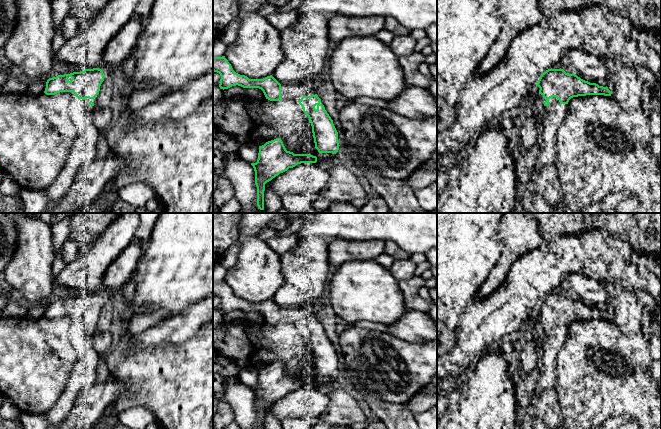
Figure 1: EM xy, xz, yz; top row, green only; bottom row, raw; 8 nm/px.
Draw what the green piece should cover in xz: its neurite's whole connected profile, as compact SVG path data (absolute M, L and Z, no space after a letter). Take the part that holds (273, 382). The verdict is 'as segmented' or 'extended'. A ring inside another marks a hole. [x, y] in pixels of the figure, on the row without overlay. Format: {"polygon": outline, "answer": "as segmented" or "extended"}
{"polygon": "M280 362L259 370L257 386L251 387L255 395L257 429L264 429L264 415L267 406L298 388L316 386L317 381L311 378L294 378L287 375Z", "answer": "as segmented"}

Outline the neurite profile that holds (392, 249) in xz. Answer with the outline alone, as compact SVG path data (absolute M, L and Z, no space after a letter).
M386 241L384 253L391 256L394 260L407 259L411 253L402 250L395 242Z

